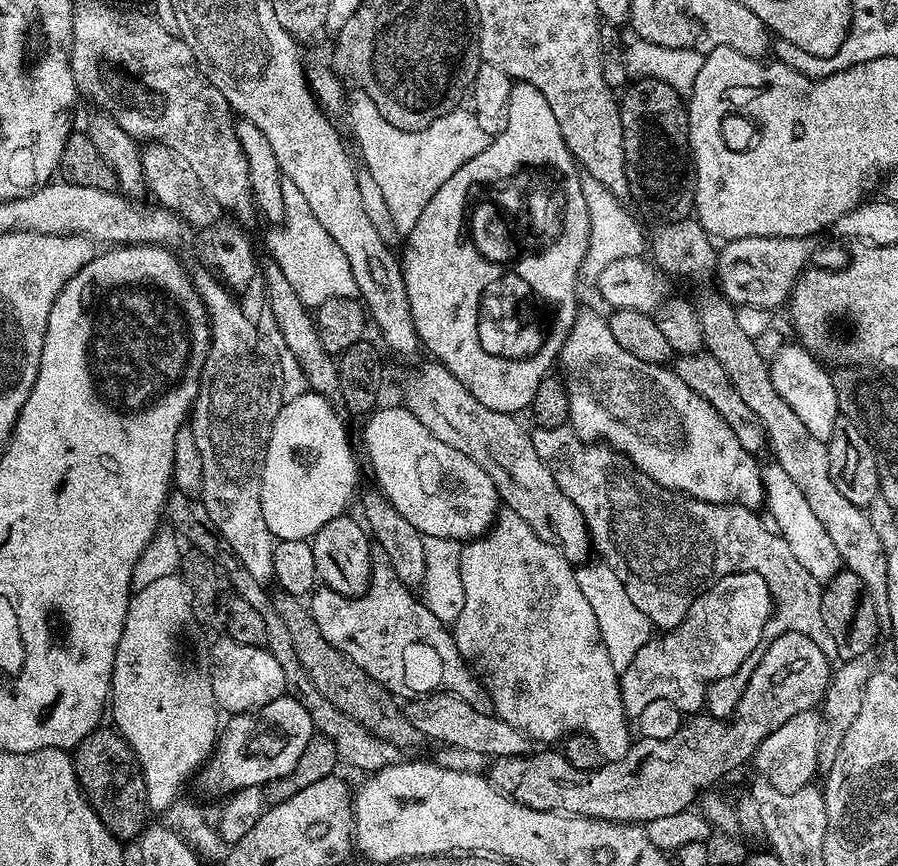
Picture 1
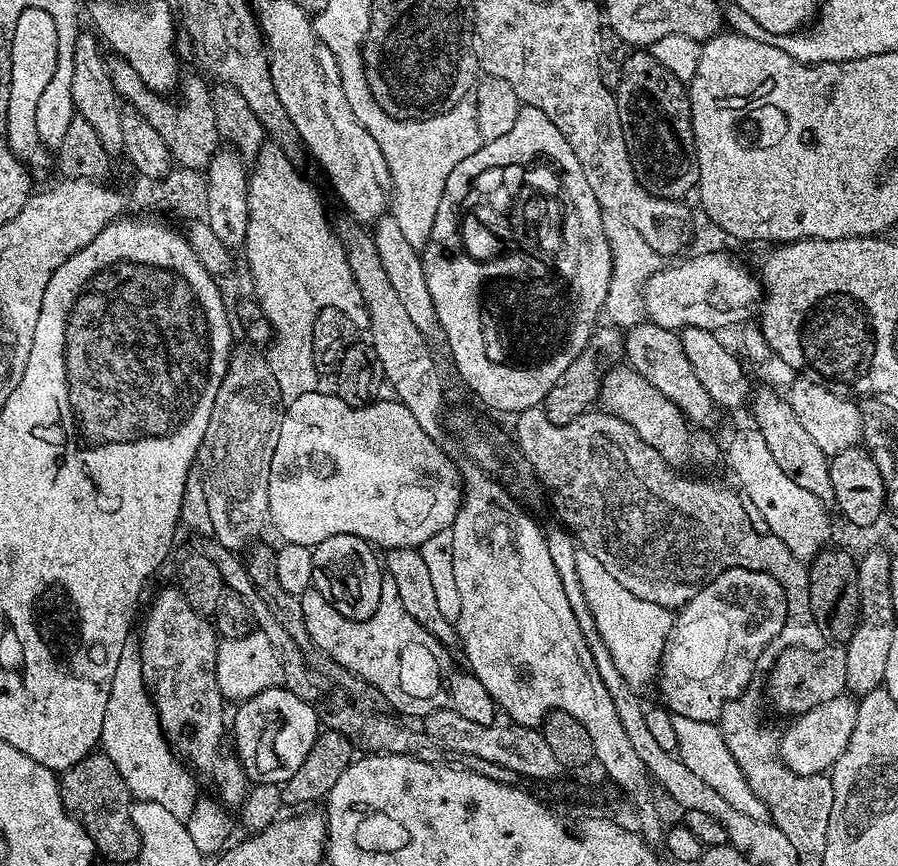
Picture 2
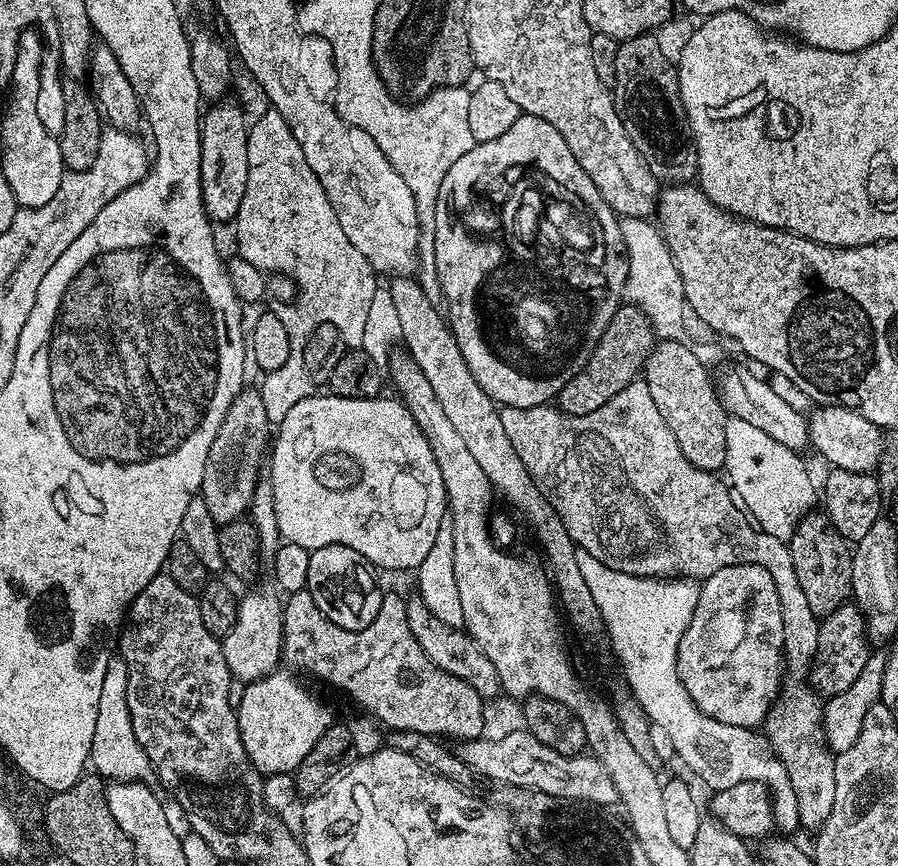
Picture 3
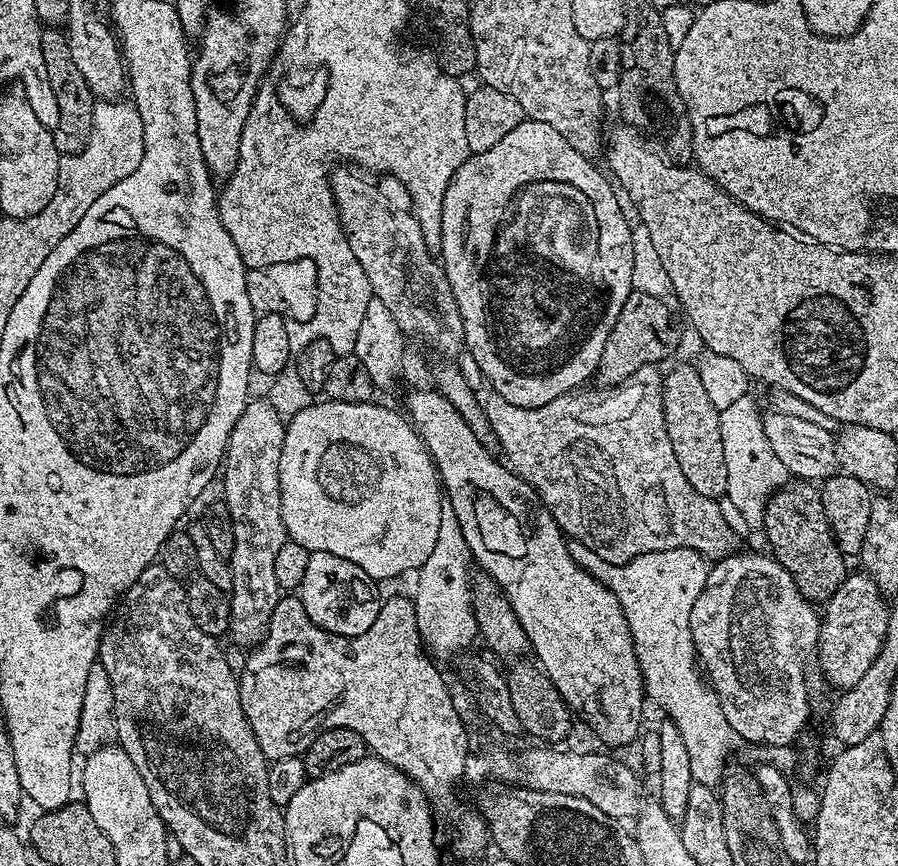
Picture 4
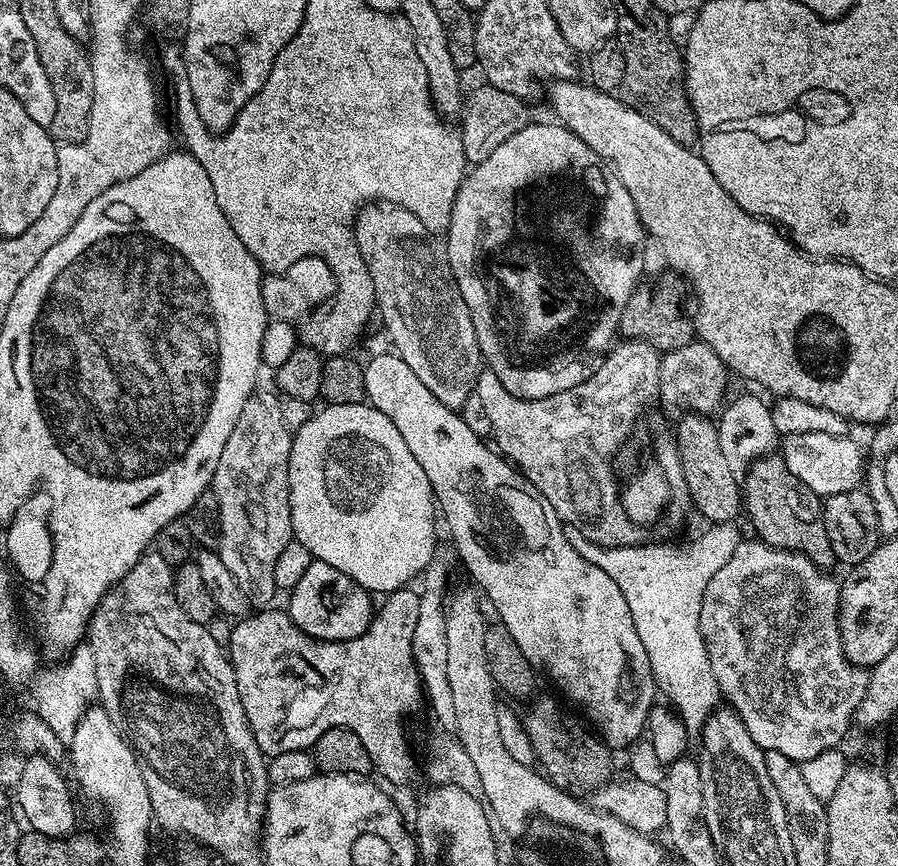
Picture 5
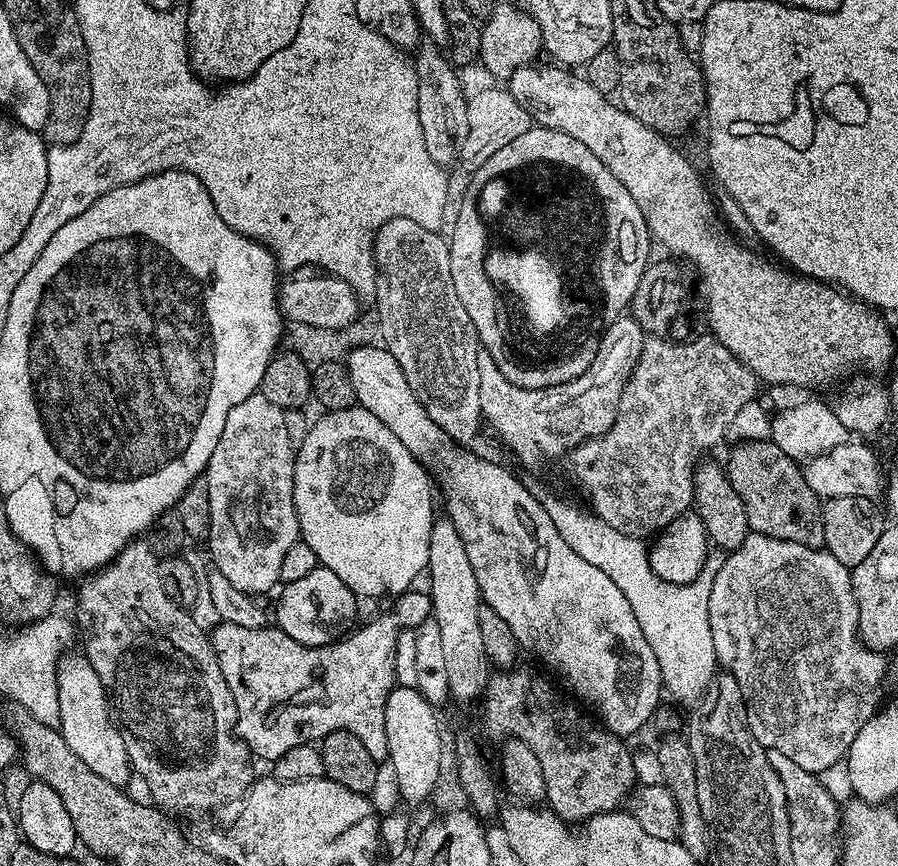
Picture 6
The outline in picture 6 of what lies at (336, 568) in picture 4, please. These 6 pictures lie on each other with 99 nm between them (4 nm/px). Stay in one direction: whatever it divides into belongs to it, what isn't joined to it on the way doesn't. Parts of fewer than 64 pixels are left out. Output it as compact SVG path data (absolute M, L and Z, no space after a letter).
M323 566L310 570L310 574L298 578L298 582L284 584L279 592L276 616L274 612L275 623L283 632L290 634L290 638L311 648L332 643L356 616L356 593L350 590L350 586L346 586L346 582L342 582L342 578L338 578L338 574L334 574L334 570Z

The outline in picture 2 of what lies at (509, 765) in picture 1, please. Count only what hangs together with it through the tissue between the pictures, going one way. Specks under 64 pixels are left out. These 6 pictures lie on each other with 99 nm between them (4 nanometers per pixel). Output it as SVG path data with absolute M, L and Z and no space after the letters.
M832 646L836 648L788 648L780 657L776 660L776 665L772 668L772 673L768 676L768 684L766 688L766 700L769 705L773 704L780 712L785 712L788 718L795 718L801 716L806 710L814 710L814 706L818 706L822 702L830 702L830 698L838 698L839 696L845 695L848 682L846 678L846 652L843 647Z

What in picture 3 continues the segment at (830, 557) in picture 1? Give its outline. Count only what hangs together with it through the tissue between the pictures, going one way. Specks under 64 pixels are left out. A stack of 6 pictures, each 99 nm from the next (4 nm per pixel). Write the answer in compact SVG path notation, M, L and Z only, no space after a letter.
M737 416L731 417L726 422L726 462L724 463L723 471L728 472L726 475L727 483L730 485L731 491L734 493L735 499L742 505L743 511L754 521L755 527L766 534L774 534L774 538L782 541L789 541L794 534L794 530L798 526L798 522L807 513L813 511L818 504L818 484L812 481L812 476L808 473L806 465L800 461L801 457L797 453L791 452L786 446L782 446L780 442L774 442L774 438L770 438L770 434L765 434L763 430L757 430L751 422L742 422L742 418Z

